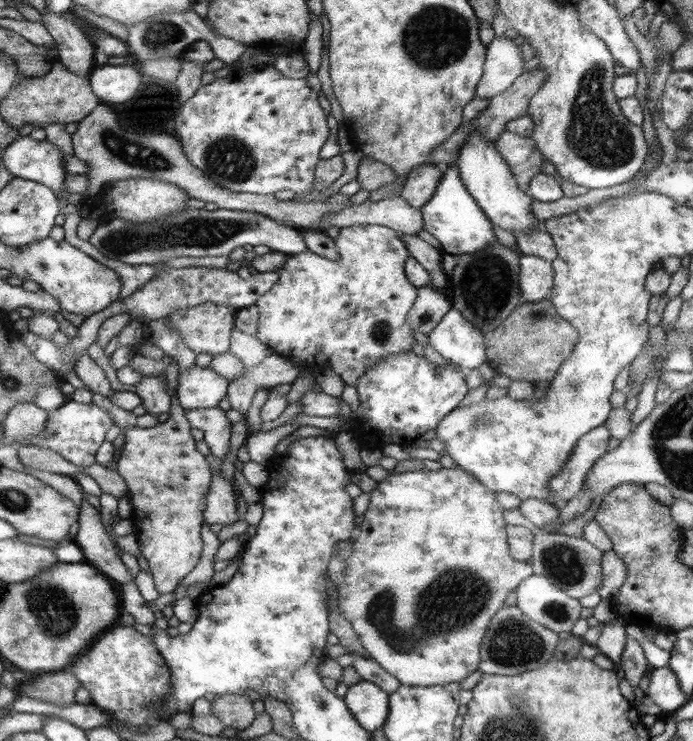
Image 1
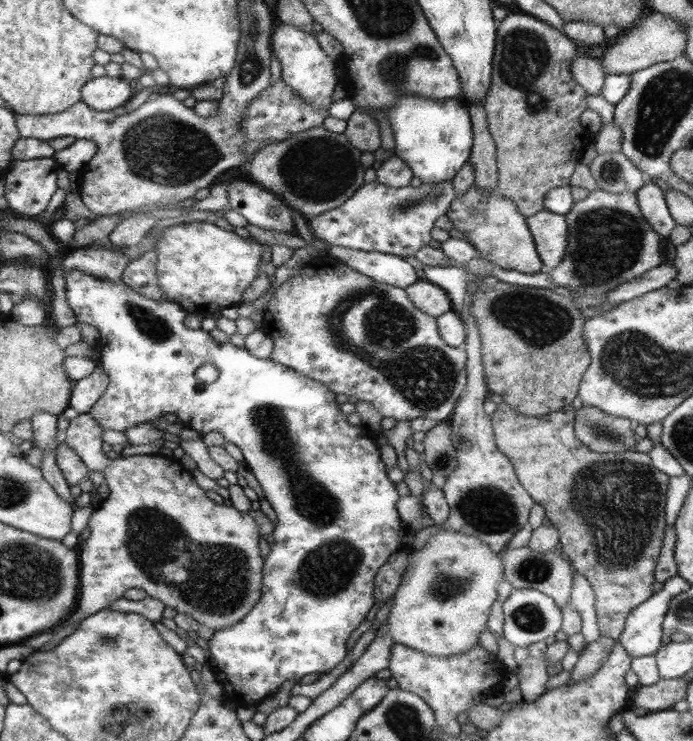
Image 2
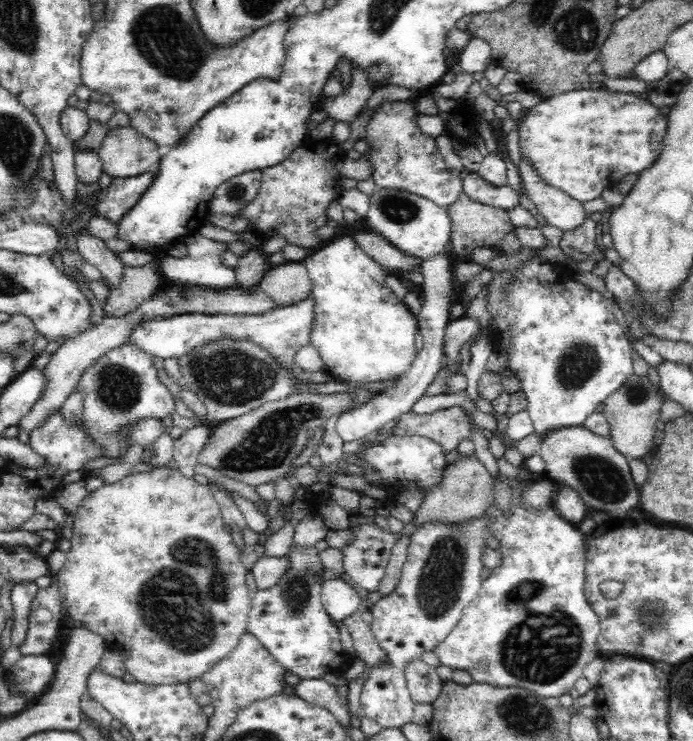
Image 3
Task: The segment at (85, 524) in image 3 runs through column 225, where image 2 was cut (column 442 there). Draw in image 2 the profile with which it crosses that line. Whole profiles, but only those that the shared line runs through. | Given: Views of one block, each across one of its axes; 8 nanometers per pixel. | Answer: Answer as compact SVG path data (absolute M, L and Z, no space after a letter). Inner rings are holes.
M445 528L429 537L421 549L415 552L409 549L408 555L409 563L401 574L391 600L389 617L385 620L389 636L393 636L395 644L431 656L453 656L469 650L478 642L479 634L486 626L489 606L497 598L498 584L504 580L502 559L478 538Z

